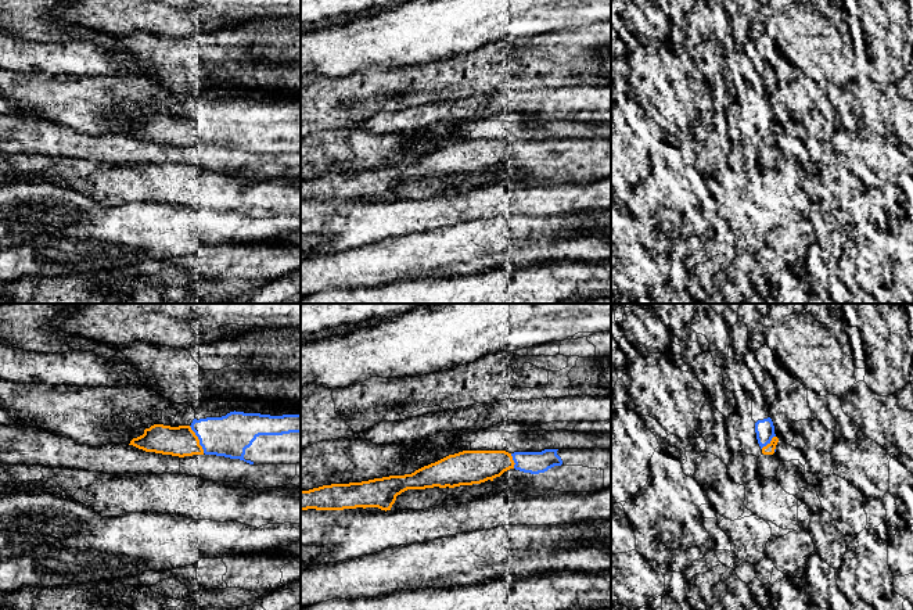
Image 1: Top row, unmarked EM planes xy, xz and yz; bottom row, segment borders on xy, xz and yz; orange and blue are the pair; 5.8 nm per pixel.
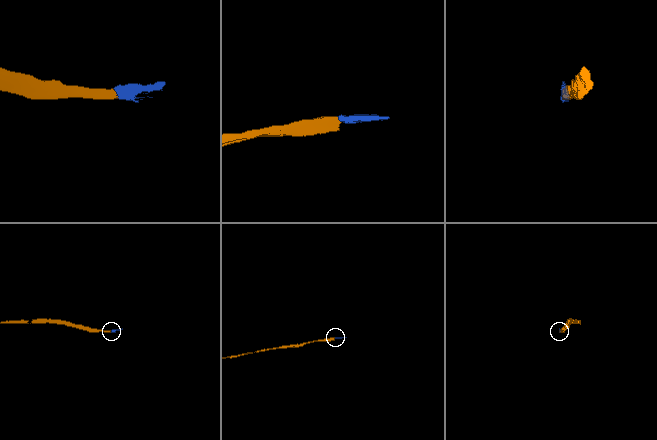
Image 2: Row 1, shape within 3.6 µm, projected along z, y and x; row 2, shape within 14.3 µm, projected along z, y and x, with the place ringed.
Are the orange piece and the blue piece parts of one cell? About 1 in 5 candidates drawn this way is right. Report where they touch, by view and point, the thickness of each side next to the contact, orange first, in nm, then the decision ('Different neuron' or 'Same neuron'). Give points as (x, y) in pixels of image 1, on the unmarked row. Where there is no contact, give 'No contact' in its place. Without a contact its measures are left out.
Touches orange at xy (198, 129). Thickness 180 nm (orange) against 240 nm. Same neuron

